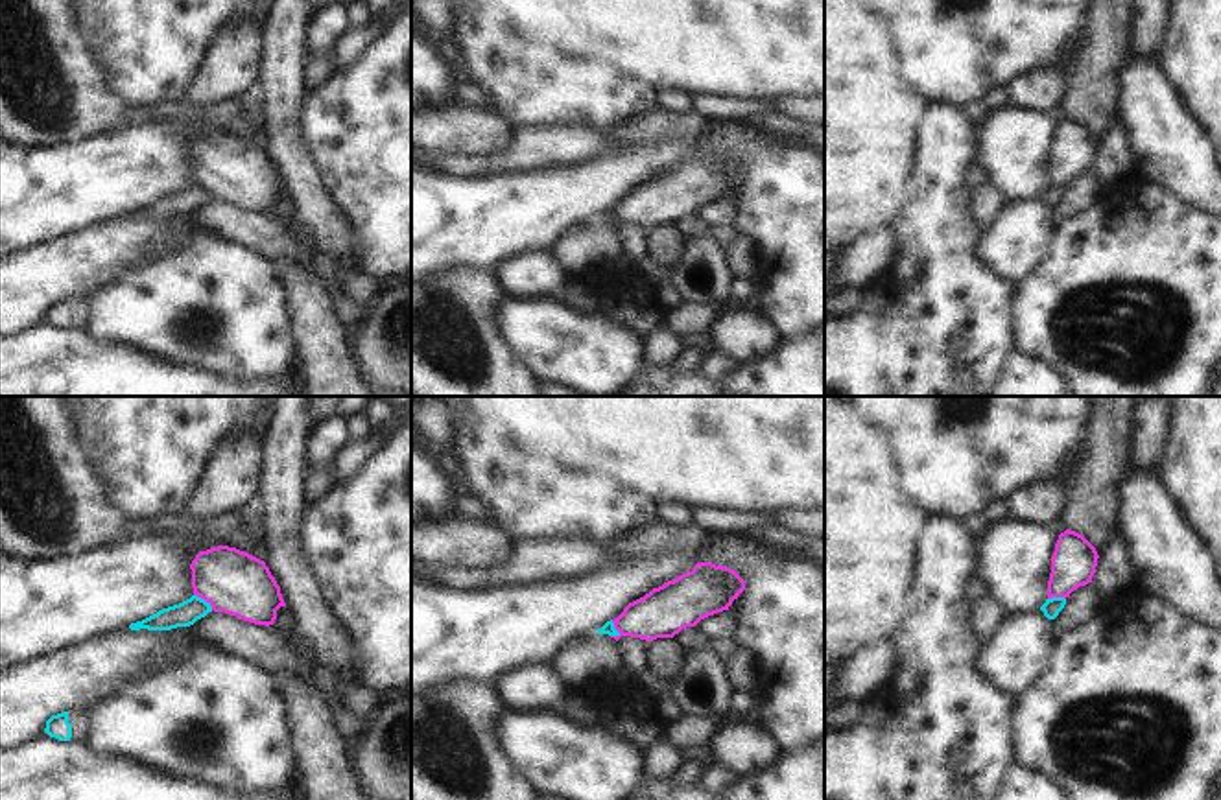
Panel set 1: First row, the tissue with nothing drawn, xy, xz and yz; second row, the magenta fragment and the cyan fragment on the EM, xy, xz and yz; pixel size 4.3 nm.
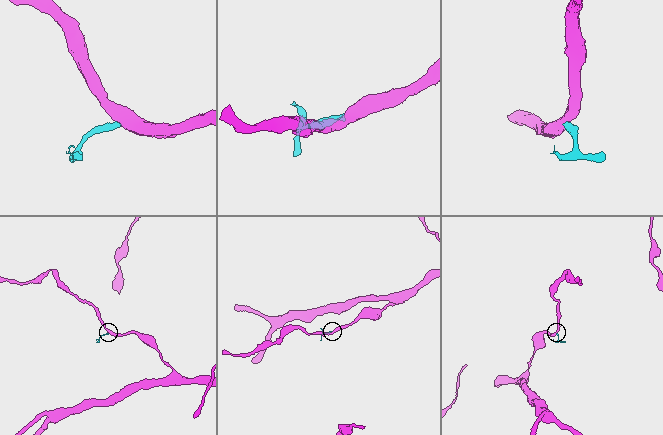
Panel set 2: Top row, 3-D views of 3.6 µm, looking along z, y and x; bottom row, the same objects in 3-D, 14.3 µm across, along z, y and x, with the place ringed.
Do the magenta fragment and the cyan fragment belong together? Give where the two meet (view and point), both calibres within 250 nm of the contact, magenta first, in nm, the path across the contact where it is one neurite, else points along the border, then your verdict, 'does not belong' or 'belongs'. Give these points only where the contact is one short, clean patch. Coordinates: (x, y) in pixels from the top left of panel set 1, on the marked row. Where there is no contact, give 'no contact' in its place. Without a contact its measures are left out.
meets magenta in xz at (615, 627); 220 nm thick on the magenta side, 50 nm on the other; border along xz (611, 620), (618, 636); does not belong

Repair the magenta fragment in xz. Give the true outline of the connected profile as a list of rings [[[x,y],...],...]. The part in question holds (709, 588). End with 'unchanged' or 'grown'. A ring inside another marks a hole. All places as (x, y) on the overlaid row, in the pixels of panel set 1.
[[[697,562],[692,571],[653,588],[644,597],[629,603],[612,619],[618,636],[653,641],[673,638],[701,619],[729,610],[734,599],[745,590],[745,581],[727,566]]]; unchanged

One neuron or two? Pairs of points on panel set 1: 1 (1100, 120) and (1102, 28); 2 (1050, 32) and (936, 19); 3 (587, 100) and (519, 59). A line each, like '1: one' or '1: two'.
1: one
2: one
3: one

